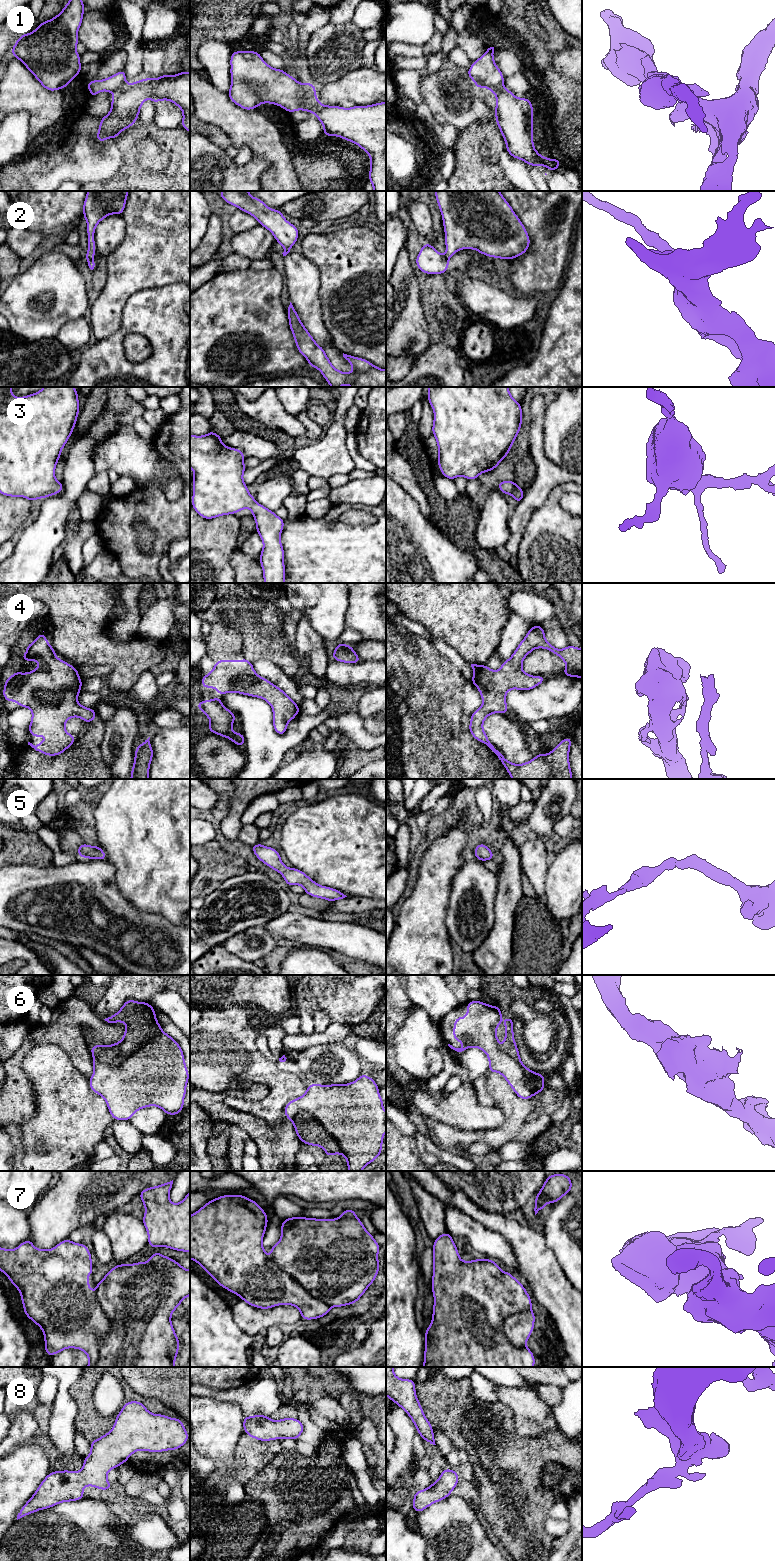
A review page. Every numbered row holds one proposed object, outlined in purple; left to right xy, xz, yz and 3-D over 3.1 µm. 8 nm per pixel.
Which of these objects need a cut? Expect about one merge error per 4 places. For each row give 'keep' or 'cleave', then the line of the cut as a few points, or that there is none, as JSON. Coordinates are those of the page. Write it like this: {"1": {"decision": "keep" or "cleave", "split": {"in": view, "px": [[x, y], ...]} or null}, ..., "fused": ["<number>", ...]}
{"1": {"decision": "cleave", "split": {"in": "xy", "px": [[126, 85], [114, 93]]}}, "2": {"decision": "cleave", "split": {"in": "yz", "px": [[444, 257], [448, 259]]}}, "3": {"decision": "keep", "split": null}, "4": {"decision": "keep", "split": null}, "5": {"decision": "keep", "split": null}, "6": {"decision": "keep", "split": null}, "7": {"decision": "keep", "split": null}, "8": {"decision": "keep", "split": null}, "fused": ["1", "2"]}

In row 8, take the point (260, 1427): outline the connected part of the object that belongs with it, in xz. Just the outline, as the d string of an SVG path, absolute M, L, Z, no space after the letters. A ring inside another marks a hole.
M253 1415L243 1418L244 1432L260 1441L271 1441L276 1439L297 1438L303 1433L304 1426L297 1418L283 1418L273 1421L269 1416Z

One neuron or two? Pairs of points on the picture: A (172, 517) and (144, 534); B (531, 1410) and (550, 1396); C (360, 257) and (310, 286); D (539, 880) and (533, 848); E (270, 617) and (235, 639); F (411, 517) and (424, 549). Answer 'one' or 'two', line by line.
A: two
B: two
C: two
D: one
E: two
F: one

